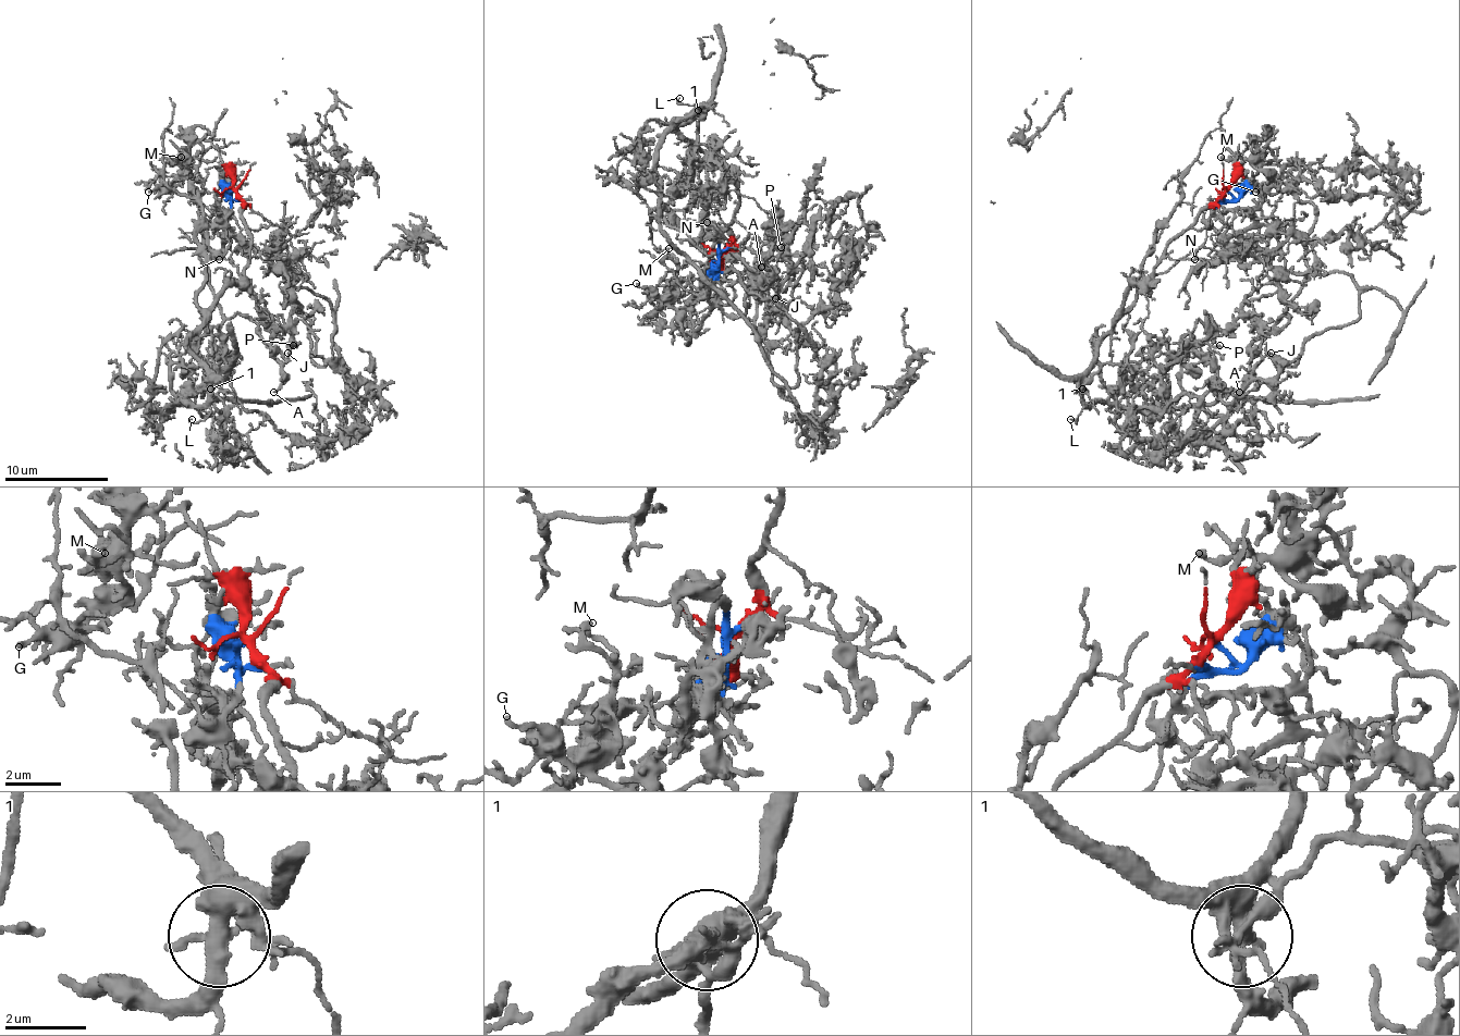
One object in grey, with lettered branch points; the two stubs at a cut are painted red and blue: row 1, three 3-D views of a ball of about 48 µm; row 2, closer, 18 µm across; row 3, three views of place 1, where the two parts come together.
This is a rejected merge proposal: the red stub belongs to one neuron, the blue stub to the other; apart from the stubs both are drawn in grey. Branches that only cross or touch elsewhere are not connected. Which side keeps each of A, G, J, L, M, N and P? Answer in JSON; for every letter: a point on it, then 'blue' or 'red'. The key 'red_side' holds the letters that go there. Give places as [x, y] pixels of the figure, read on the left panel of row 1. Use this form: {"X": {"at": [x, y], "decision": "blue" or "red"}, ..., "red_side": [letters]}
{"A": {"at": [273, 392], "decision": "blue"}, "G": {"at": [148, 192], "decision": "blue"}, "J": {"at": [287, 353], "decision": "blue"}, "L": {"at": [192, 419], "decision": "red"}, "M": {"at": [181, 157], "decision": "blue"}, "N": {"at": [219, 259], "decision": "blue"}, "P": {"at": [293, 345], "decision": "blue"}, "red_side": ["L"]}

